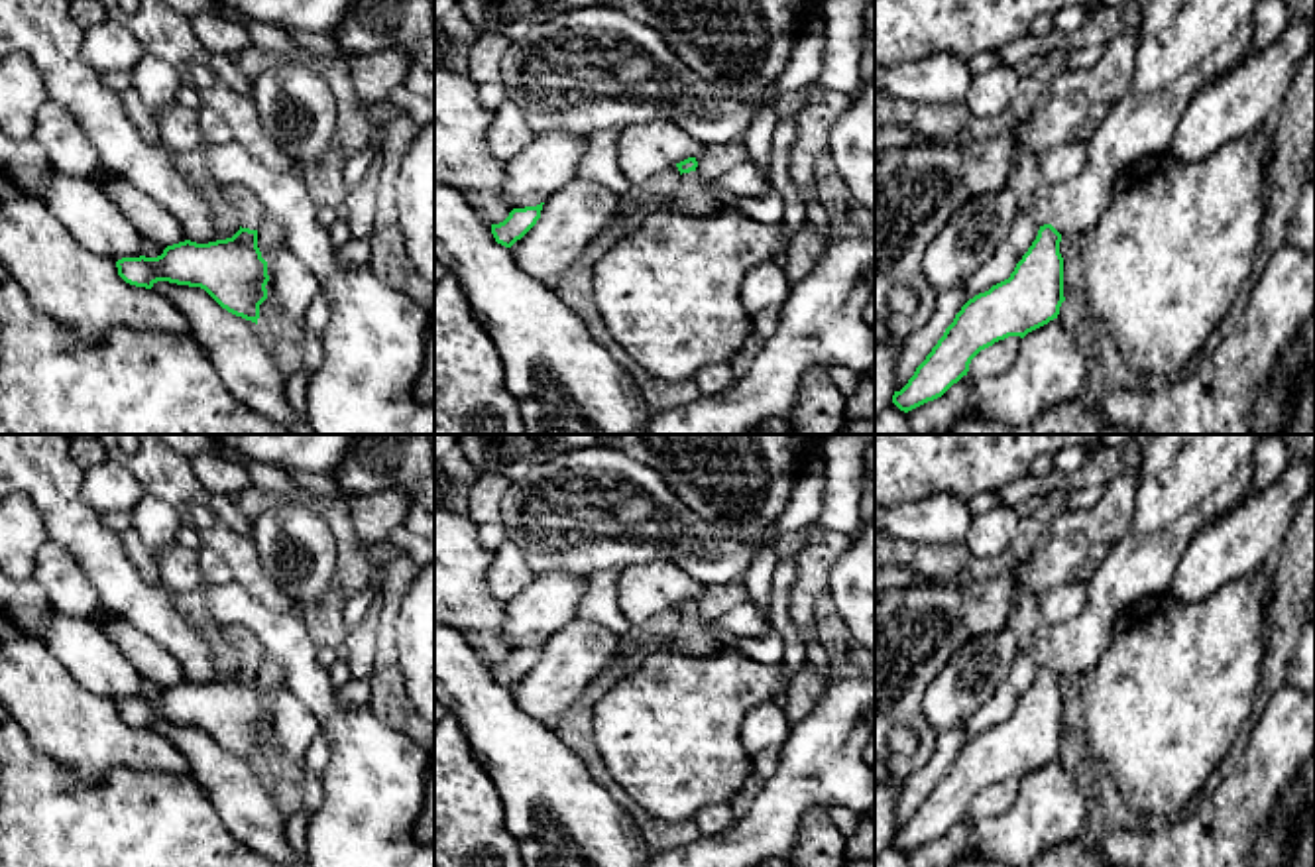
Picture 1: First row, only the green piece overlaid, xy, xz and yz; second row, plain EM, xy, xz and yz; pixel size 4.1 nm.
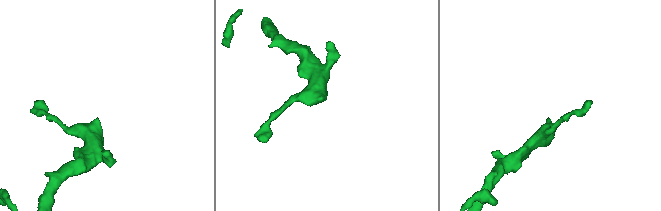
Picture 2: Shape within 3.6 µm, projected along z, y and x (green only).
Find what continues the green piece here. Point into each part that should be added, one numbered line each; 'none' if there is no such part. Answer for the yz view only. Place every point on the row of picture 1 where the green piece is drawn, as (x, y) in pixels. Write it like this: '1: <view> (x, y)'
1: yz (1184, 46)

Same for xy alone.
1: xy (252, 211)

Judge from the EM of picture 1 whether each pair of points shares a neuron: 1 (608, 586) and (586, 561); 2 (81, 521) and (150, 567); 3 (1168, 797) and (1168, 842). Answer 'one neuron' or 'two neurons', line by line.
1: two neurons
2: two neurons
3: two neurons

